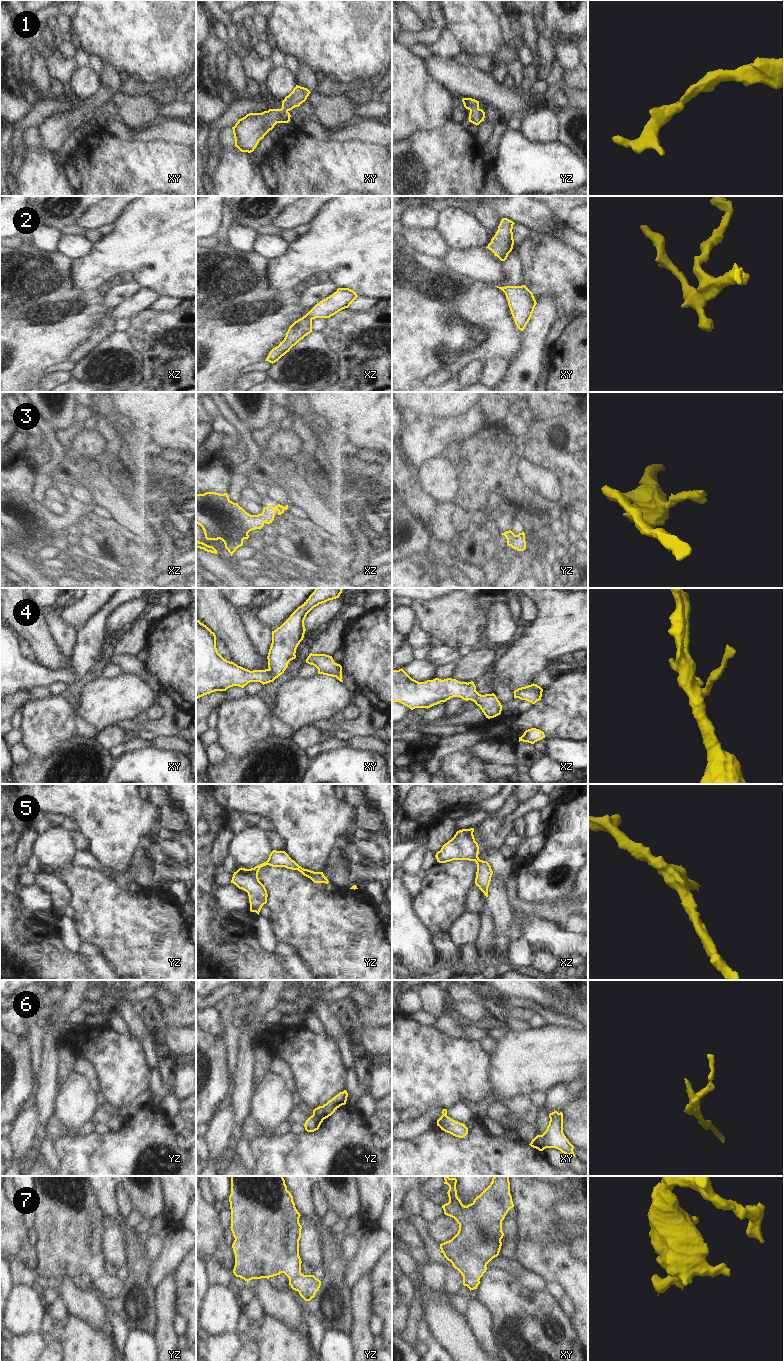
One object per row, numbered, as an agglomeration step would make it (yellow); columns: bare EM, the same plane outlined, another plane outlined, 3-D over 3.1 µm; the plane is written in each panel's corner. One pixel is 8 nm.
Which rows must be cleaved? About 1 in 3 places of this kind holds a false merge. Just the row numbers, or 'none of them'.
2, 6

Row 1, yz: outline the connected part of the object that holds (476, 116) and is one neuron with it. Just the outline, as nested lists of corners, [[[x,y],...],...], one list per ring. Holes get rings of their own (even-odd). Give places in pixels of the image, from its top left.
[[[463,98],[464,107],[470,111],[469,122],[479,125],[485,118],[485,112],[479,108],[479,101],[472,98]]]

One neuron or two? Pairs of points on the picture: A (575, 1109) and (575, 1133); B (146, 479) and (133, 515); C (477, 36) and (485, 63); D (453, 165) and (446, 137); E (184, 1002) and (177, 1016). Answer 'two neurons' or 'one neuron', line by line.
A: one neuron
B: two neurons
C: two neurons
D: one neuron
E: one neuron

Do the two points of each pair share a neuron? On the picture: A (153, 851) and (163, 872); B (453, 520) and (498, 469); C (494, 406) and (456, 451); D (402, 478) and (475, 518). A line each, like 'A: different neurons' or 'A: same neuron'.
A: different neurons
B: different neurons
C: different neurons
D: same neuron

